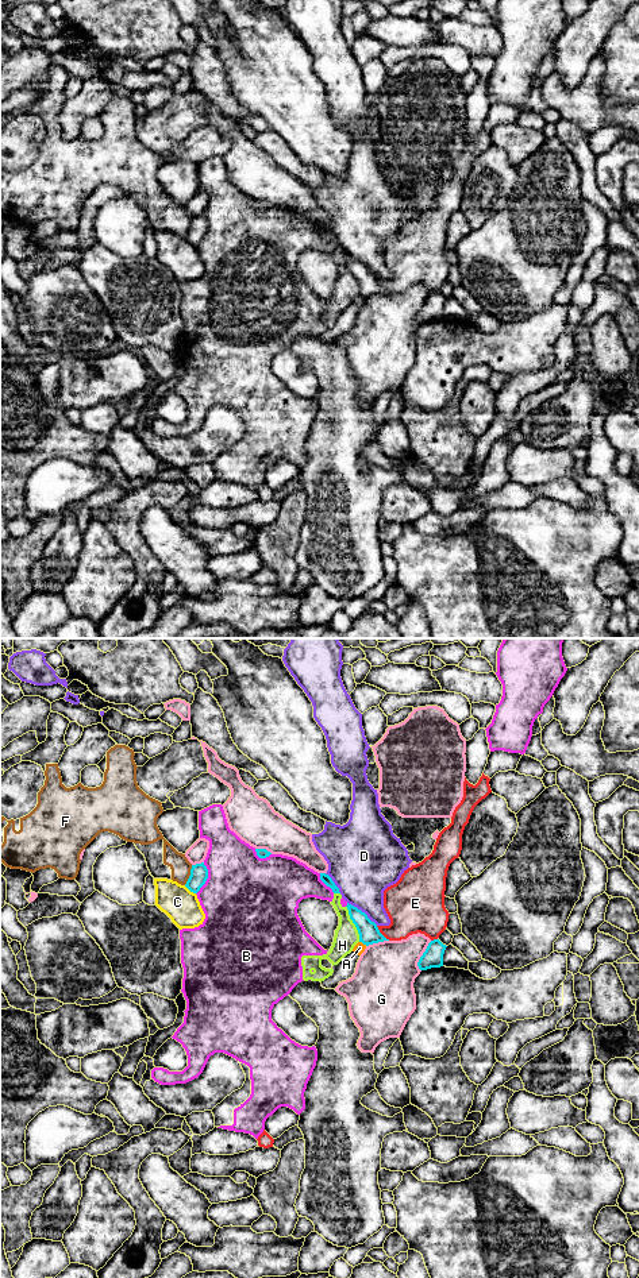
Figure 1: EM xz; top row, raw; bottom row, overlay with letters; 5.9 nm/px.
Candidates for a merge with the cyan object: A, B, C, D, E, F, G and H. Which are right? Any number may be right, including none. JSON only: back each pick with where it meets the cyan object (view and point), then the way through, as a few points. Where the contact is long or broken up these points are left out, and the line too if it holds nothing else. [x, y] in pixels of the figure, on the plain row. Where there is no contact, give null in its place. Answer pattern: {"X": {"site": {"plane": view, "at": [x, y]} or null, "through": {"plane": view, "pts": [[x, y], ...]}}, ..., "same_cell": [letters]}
{"same_cell": []}

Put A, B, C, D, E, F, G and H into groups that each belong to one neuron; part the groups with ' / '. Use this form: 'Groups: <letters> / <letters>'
Groups: A / B H / C / D / E / F / G

